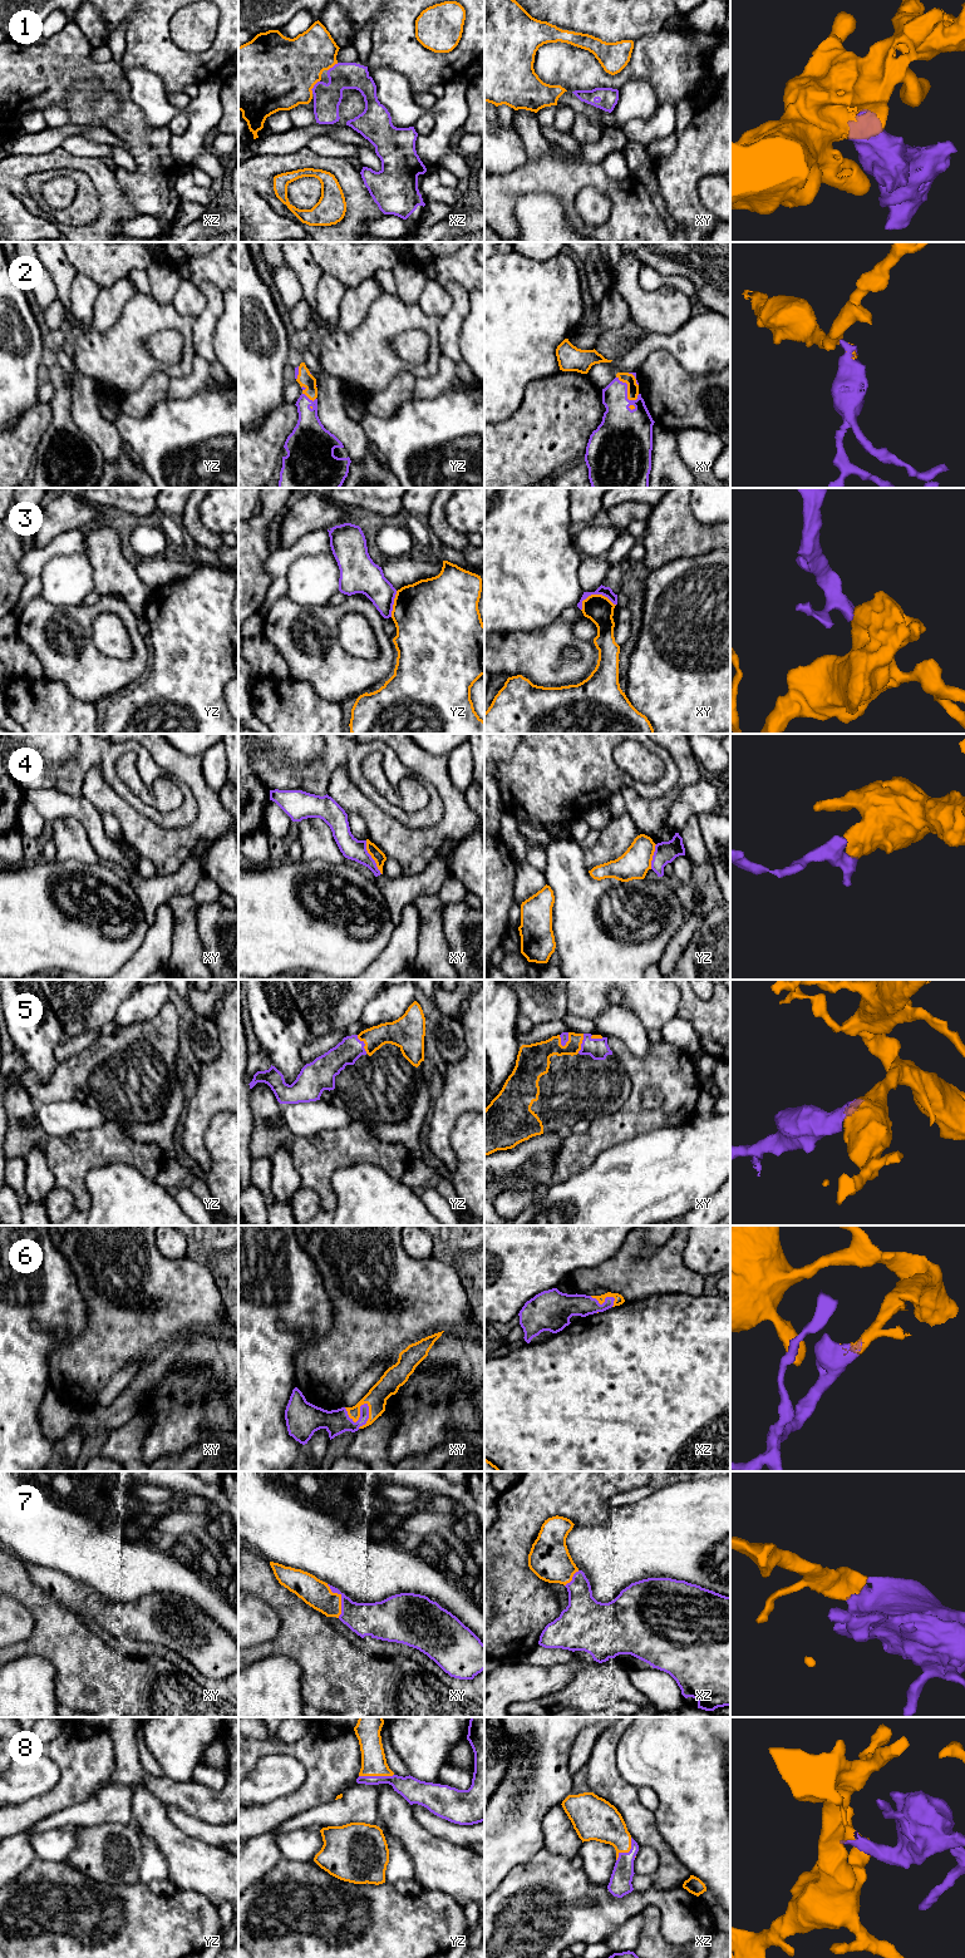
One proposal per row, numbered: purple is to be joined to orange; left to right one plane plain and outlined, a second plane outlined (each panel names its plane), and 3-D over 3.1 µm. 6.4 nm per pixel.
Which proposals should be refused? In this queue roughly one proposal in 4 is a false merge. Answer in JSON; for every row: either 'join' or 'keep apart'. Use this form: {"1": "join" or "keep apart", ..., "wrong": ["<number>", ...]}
{"1": "join", "2": "join", "3": "keep apart", "4": "keep apart", "5": "join", "6": "join", "7": "join", "8": "join", "wrong": ["3", "4"]}

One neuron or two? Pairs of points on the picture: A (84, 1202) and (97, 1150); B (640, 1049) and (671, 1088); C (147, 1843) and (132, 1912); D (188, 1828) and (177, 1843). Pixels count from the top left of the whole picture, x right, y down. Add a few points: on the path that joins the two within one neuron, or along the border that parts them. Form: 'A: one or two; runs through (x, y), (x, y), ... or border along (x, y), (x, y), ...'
A: one; runs through (78, 1189), (78, 1169), (84, 1163)
B: two; border along (621, 1040), (639, 1058), (645, 1058), (650, 1053)
C: two; border along (139, 1882), (147, 1885)
D: two; border along (165, 1810), (168, 1819), (185, 1833), (211, 1844)

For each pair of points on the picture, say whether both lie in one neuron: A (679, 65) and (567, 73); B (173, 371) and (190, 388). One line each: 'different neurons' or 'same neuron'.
A: same neuron
B: different neurons

